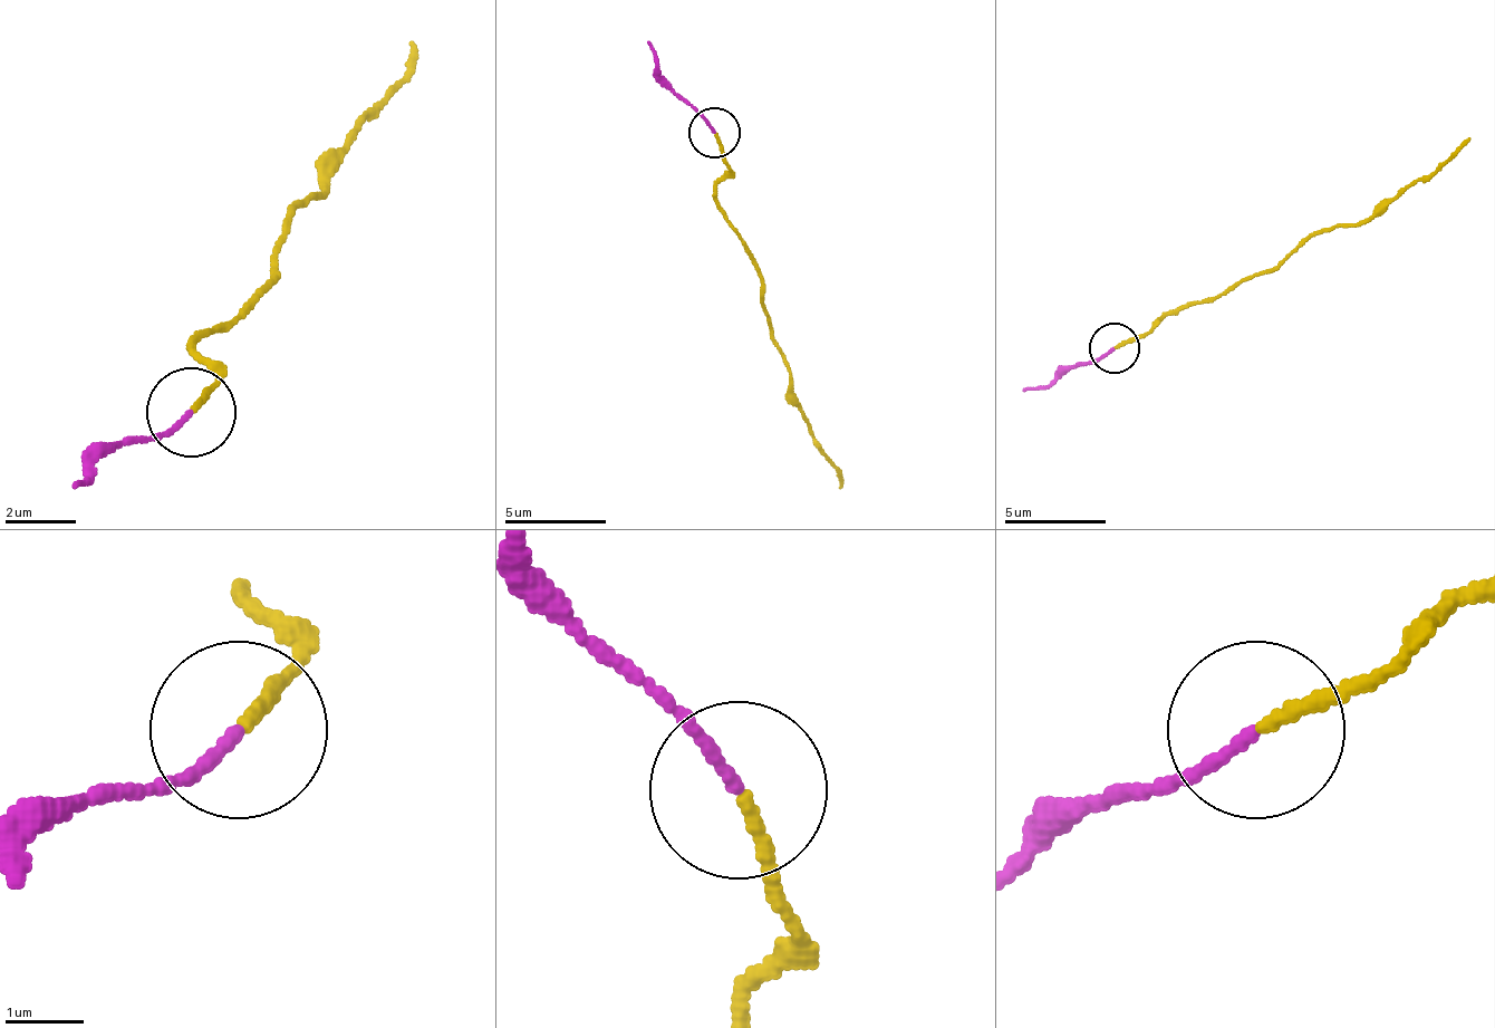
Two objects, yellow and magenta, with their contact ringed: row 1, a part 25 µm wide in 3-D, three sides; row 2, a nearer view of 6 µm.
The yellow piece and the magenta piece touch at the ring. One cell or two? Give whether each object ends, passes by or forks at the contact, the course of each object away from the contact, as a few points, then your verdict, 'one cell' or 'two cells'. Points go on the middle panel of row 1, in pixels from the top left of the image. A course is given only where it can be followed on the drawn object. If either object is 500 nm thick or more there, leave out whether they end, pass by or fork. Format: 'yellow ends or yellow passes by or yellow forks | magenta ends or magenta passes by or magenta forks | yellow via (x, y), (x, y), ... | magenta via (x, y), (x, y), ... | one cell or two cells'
yellow ends | magenta ends | yellow via (715, 133), (731, 169), (715, 184), (715, 204), (761, 276), (791, 397), (812, 443), (837, 468), (837, 489) | magenta via (715, 133), (655, 67), (649, 42) | two cells

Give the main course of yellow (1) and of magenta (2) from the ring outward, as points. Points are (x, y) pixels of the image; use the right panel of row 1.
1: (1115, 349), (1150, 328), (1166, 314), (1257, 272), (1272, 272), (1318, 232), (1379, 217), (1425, 182), (1471, 136)
2: (1115, 349), (1070, 364), (1049, 384), (1024, 390)

